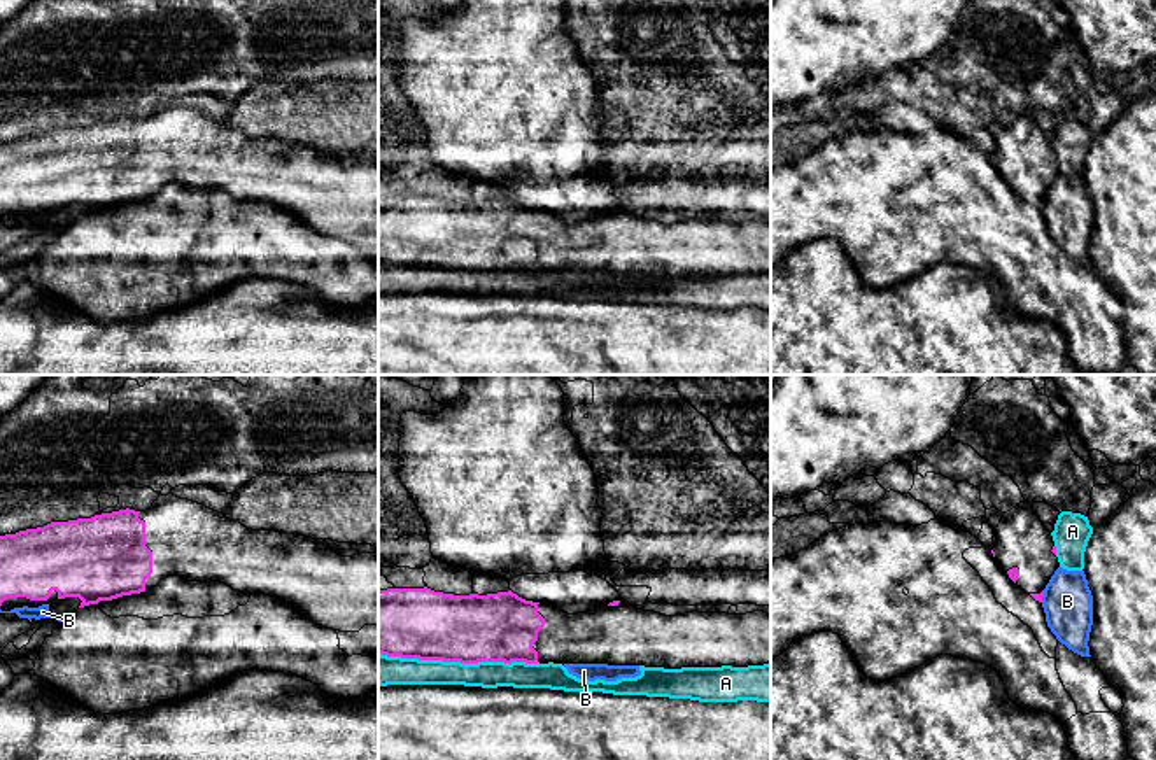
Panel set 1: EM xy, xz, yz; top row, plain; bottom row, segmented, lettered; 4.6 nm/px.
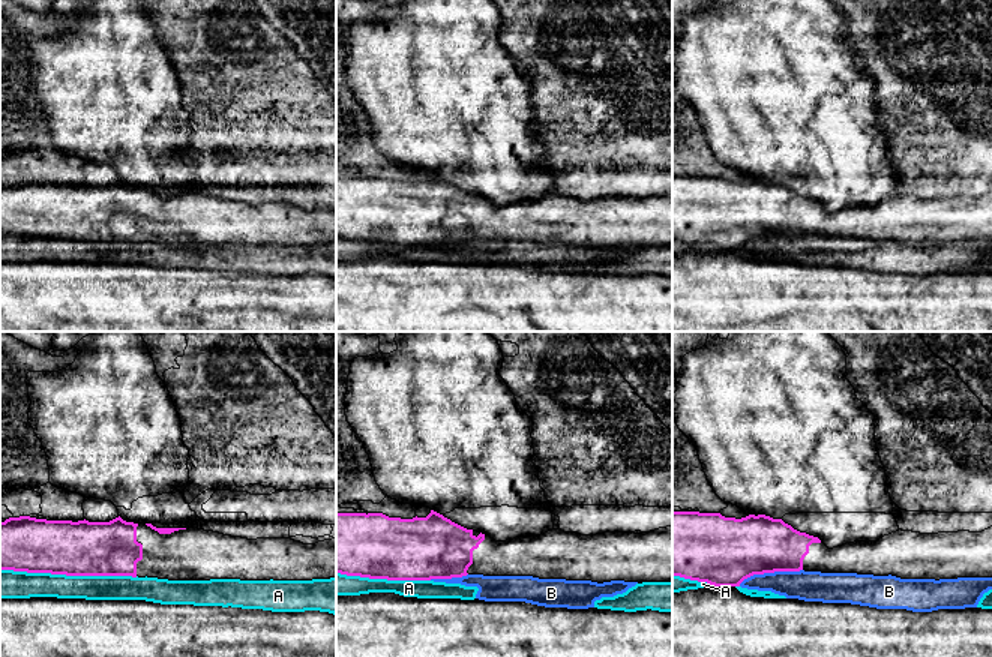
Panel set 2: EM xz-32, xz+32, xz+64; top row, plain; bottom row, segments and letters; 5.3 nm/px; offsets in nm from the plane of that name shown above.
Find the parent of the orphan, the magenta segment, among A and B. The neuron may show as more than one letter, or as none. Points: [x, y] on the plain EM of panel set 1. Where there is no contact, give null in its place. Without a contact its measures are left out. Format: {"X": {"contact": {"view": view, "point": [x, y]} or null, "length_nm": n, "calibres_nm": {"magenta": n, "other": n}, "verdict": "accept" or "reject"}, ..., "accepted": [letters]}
{"A": {"contact": {"view": "xz", "point": [459, 268]}, "length_nm": 750, "calibres_nm": {"magenta": 320, "other": 130}, "verdict": "reject"}, "B": {"contact": {"view": "yz", "point": [1043, 202]}, "length_nm": 60, "calibres_nm": {"magenta": 30, "other": 240}, "verdict": "reject"}, "accepted": []}

